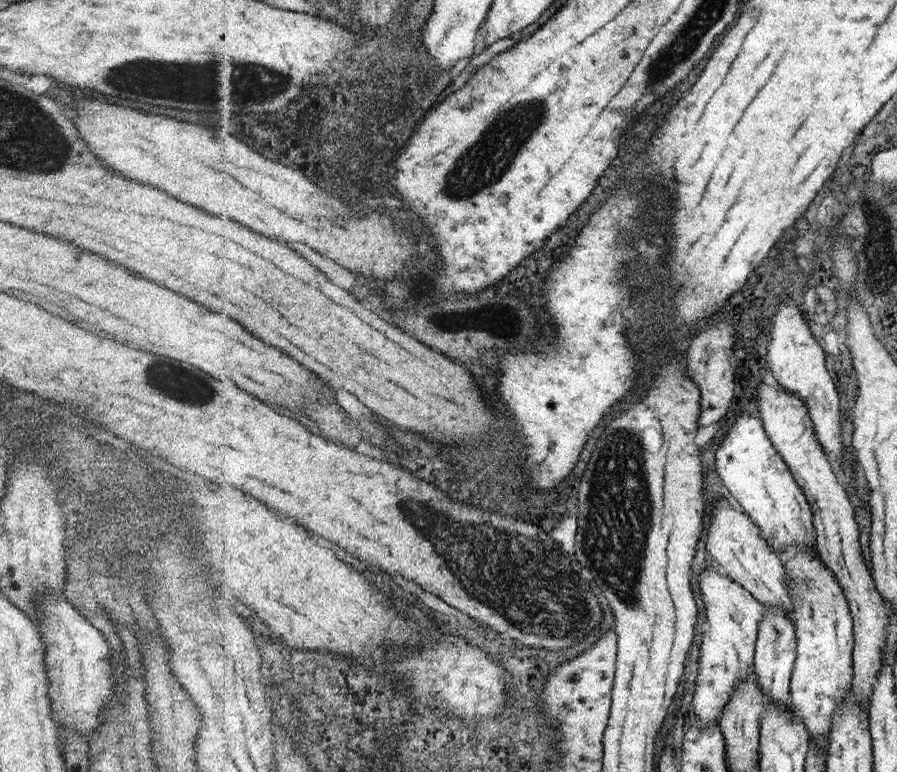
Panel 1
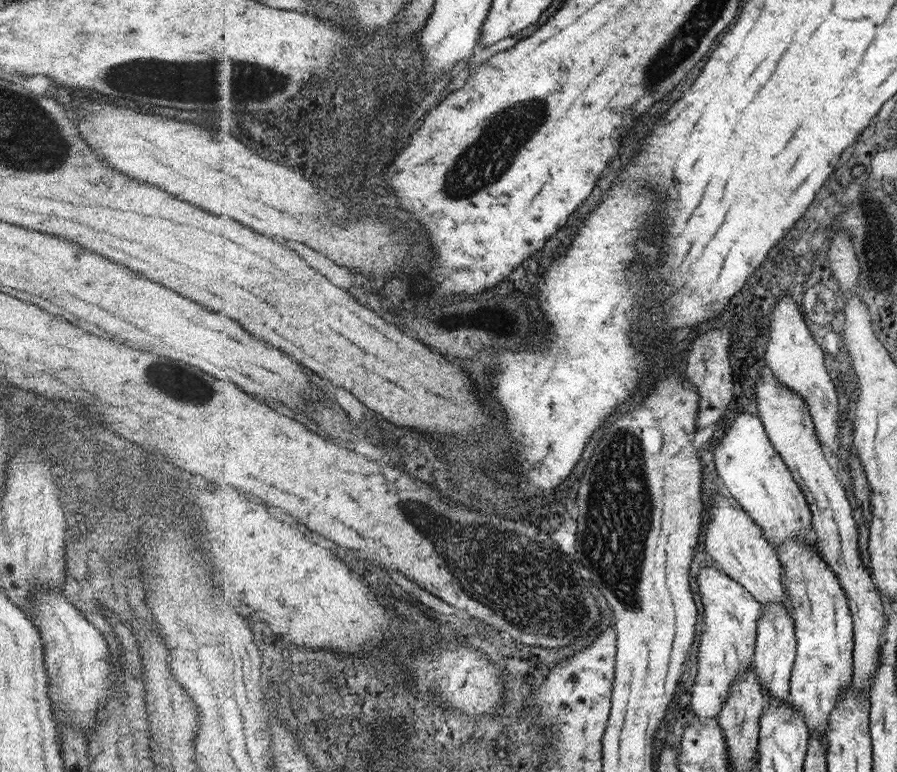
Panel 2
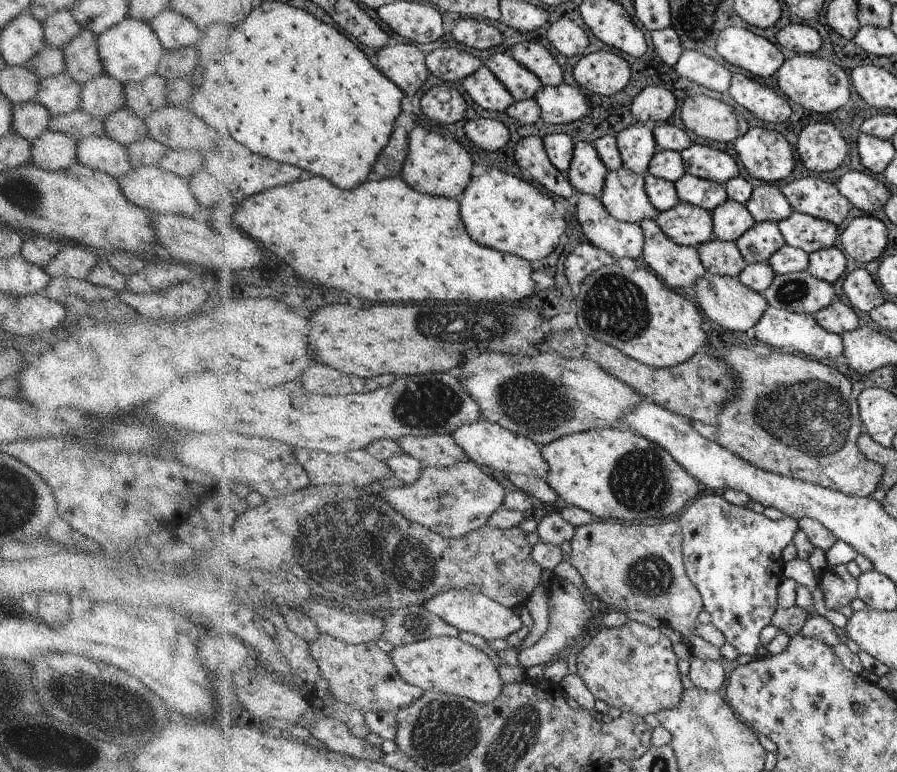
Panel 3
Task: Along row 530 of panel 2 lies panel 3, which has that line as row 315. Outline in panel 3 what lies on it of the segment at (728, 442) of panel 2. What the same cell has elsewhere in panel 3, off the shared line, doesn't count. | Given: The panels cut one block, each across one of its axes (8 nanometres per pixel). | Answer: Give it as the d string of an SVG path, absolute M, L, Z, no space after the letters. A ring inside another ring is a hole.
M769 305L765 314L755 326L755 336L760 342L766 342L766 344L774 346L774 348L792 348L794 352L812 356L812 358L816 360L836 358L845 351L843 337L839 334L828 332L827 329L815 319L814 314L795 313L794 311L774 308Z

